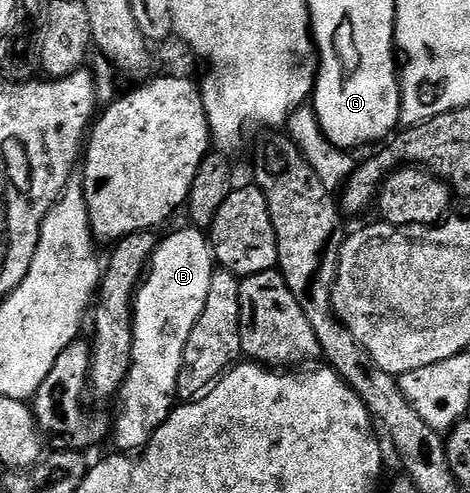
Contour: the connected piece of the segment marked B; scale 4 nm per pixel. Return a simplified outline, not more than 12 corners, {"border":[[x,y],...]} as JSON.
{"border":[[200,229],[158,241],[133,300],[111,426],[148,446],[173,410],[215,269]]}

